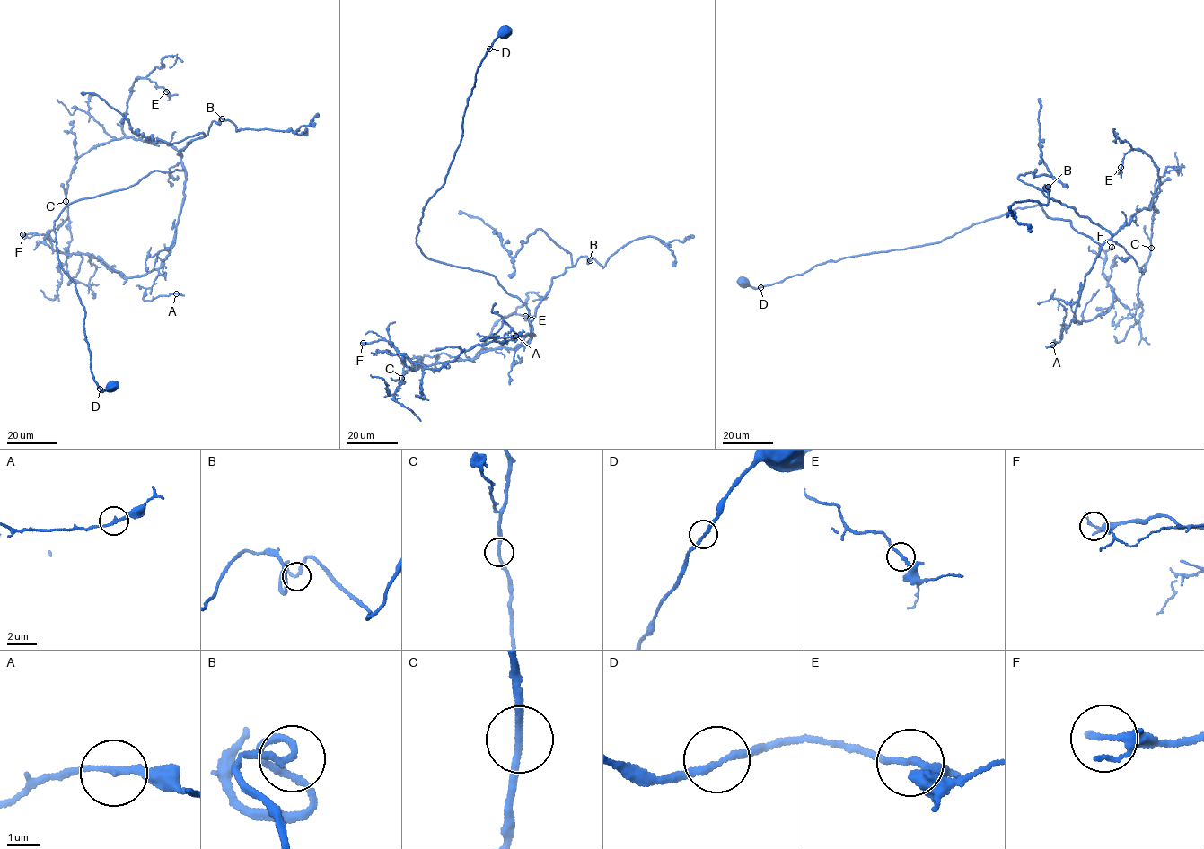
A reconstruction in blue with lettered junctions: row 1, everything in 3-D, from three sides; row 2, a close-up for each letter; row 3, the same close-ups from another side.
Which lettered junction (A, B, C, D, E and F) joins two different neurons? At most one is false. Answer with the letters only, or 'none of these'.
none of these

